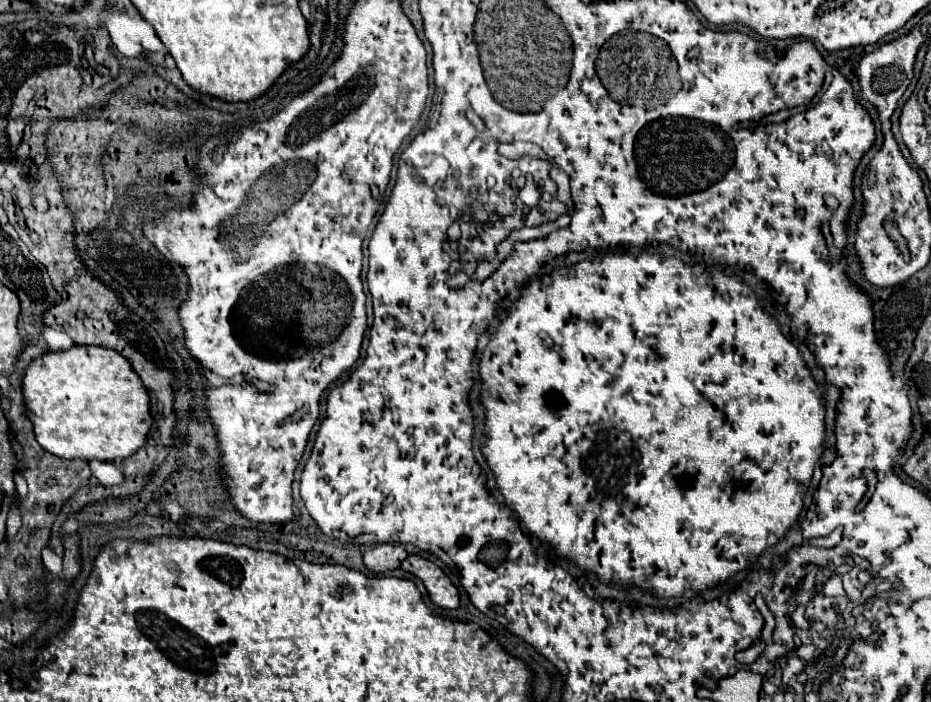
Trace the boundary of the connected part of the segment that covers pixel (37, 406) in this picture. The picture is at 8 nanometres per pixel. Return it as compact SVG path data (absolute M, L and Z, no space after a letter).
M75 344L63 352L45 352L25 368L23 402L43 450L81 460L125 460L135 454L153 426L149 394L131 364L113 350Z

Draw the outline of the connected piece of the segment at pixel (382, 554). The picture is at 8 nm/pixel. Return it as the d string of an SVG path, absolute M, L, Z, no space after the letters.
M381 544L367 550L363 556L365 566L373 572L387 572L399 568L405 558L407 558L407 550L401 544Z

